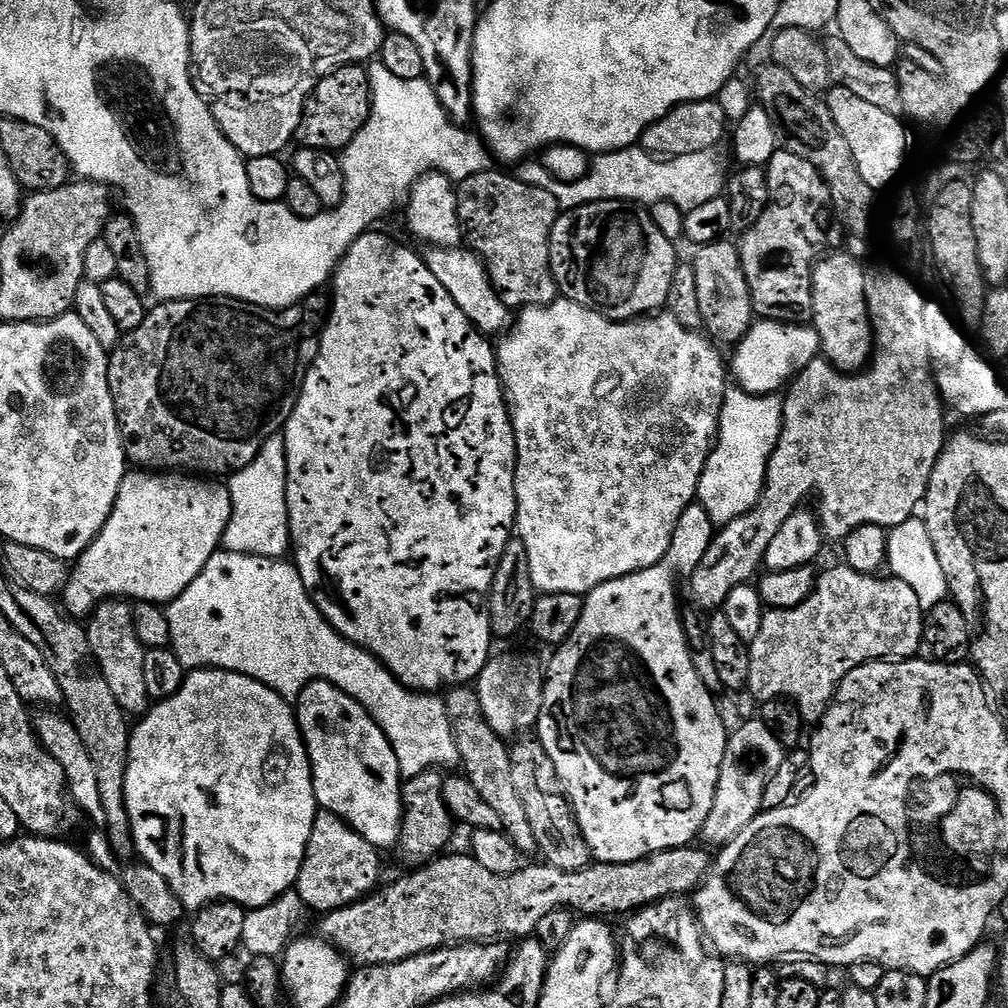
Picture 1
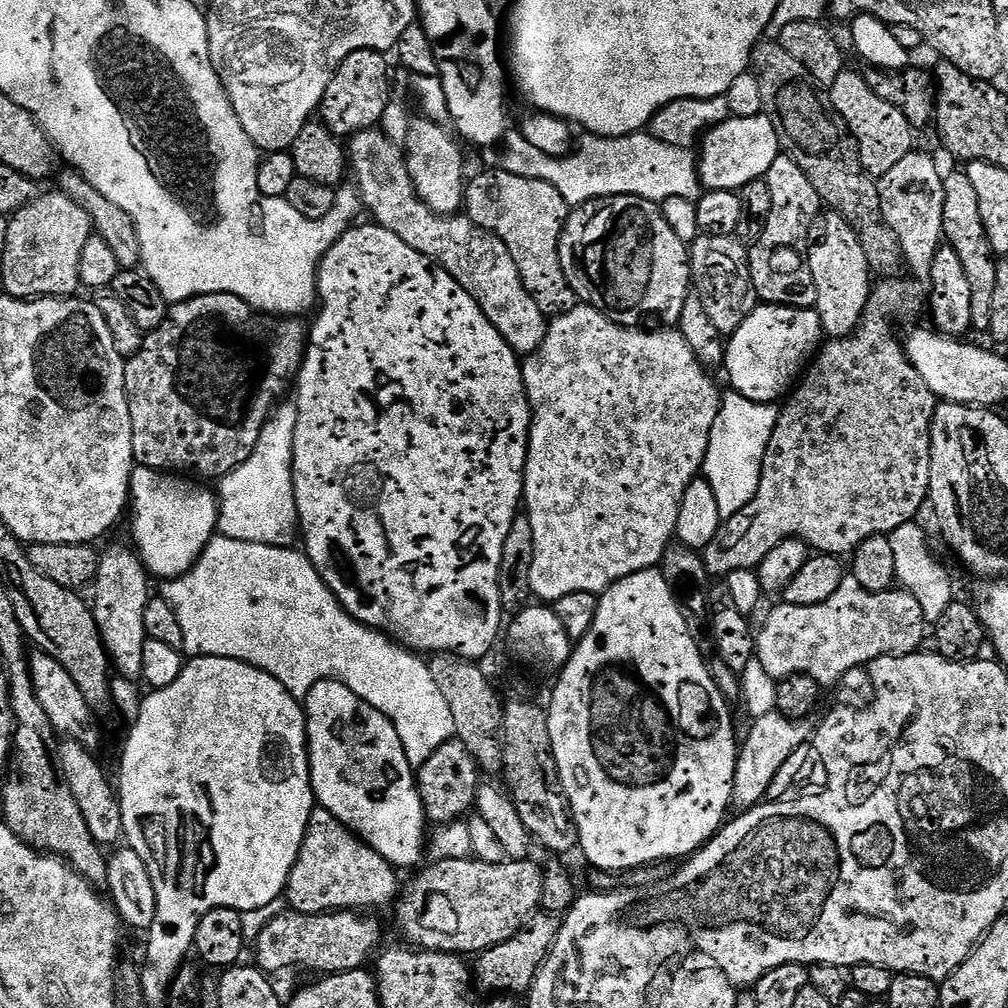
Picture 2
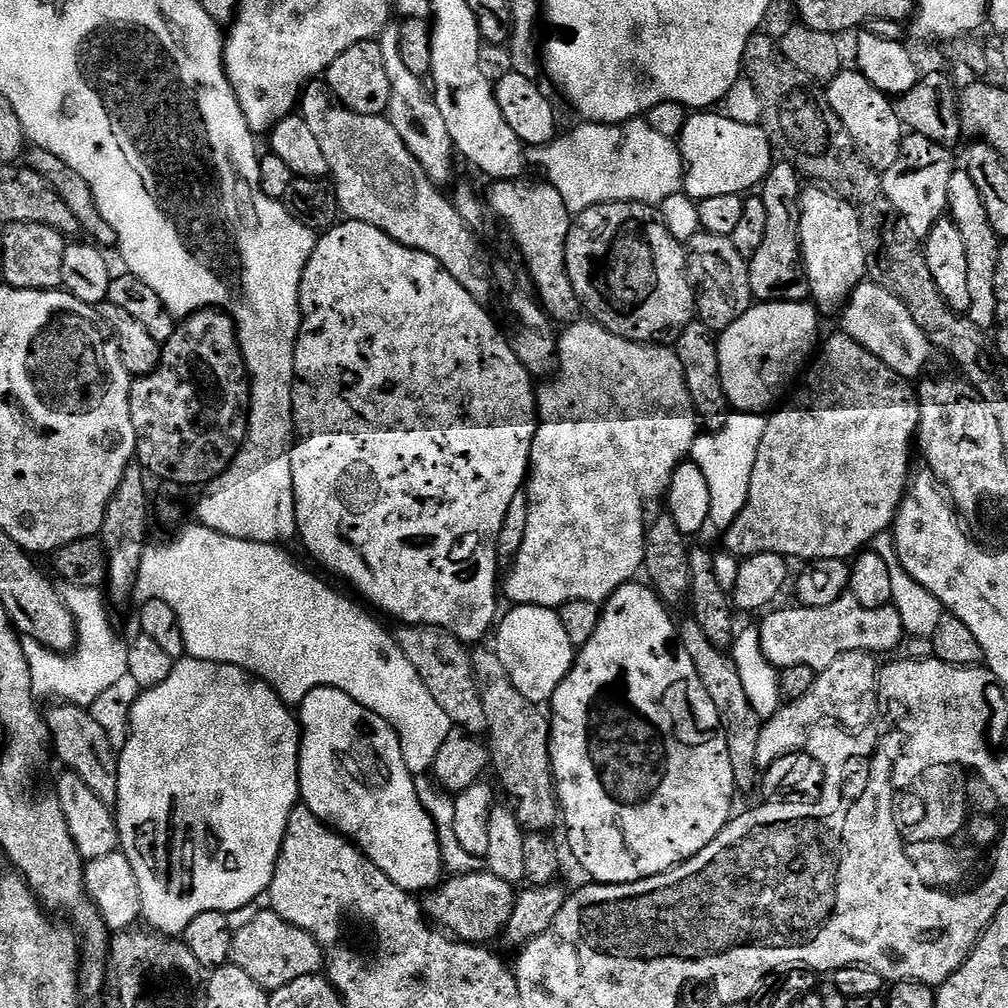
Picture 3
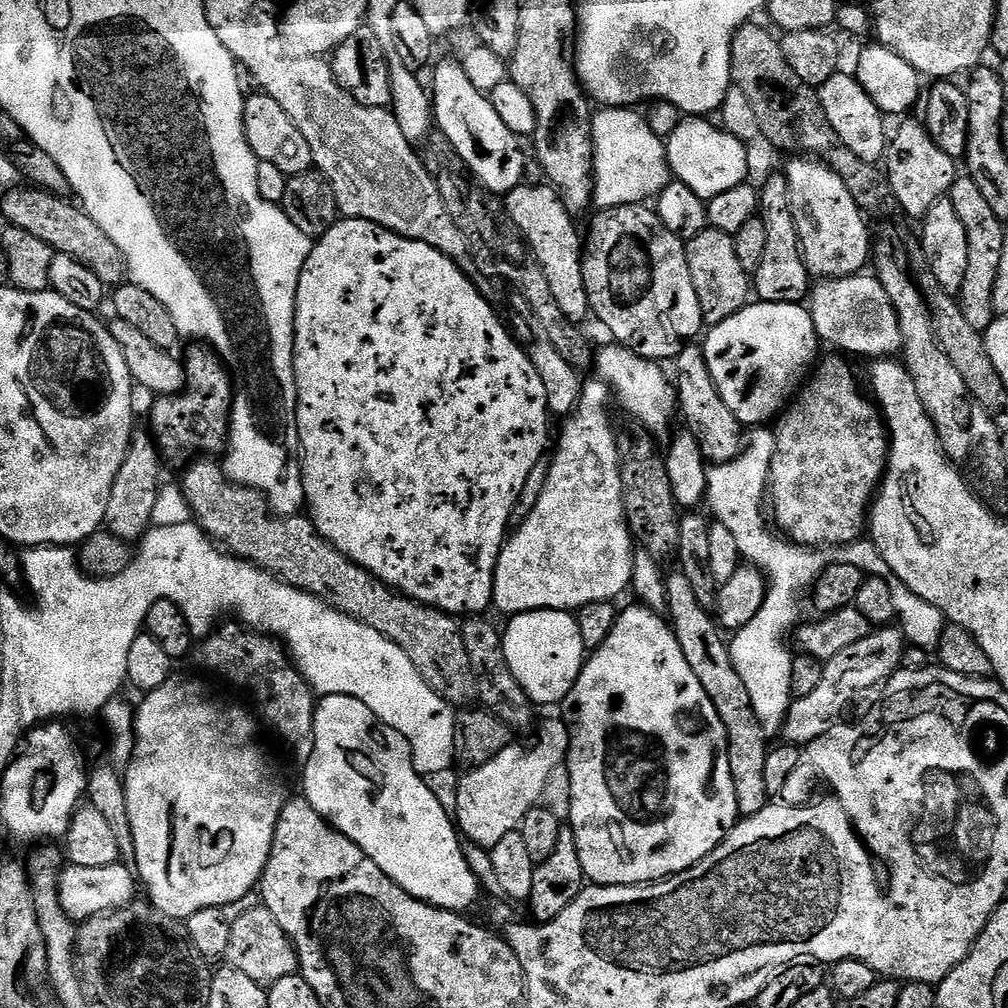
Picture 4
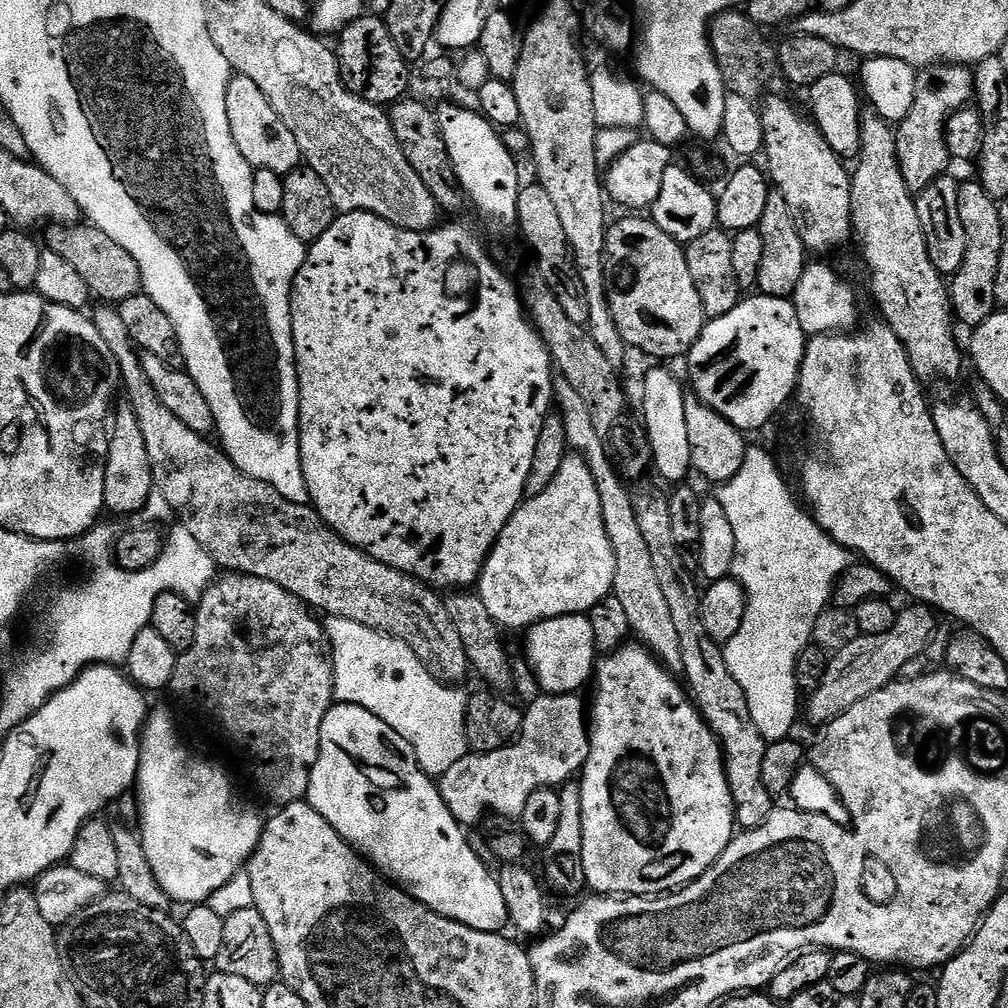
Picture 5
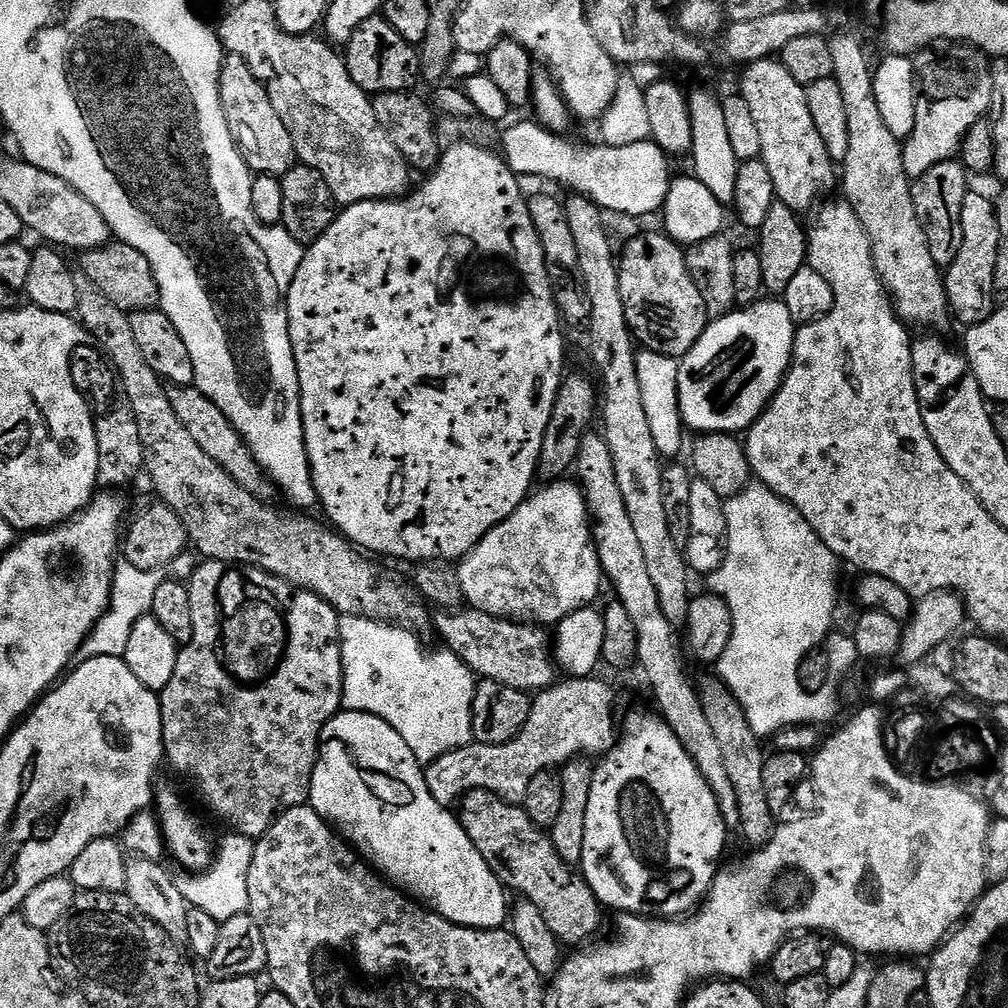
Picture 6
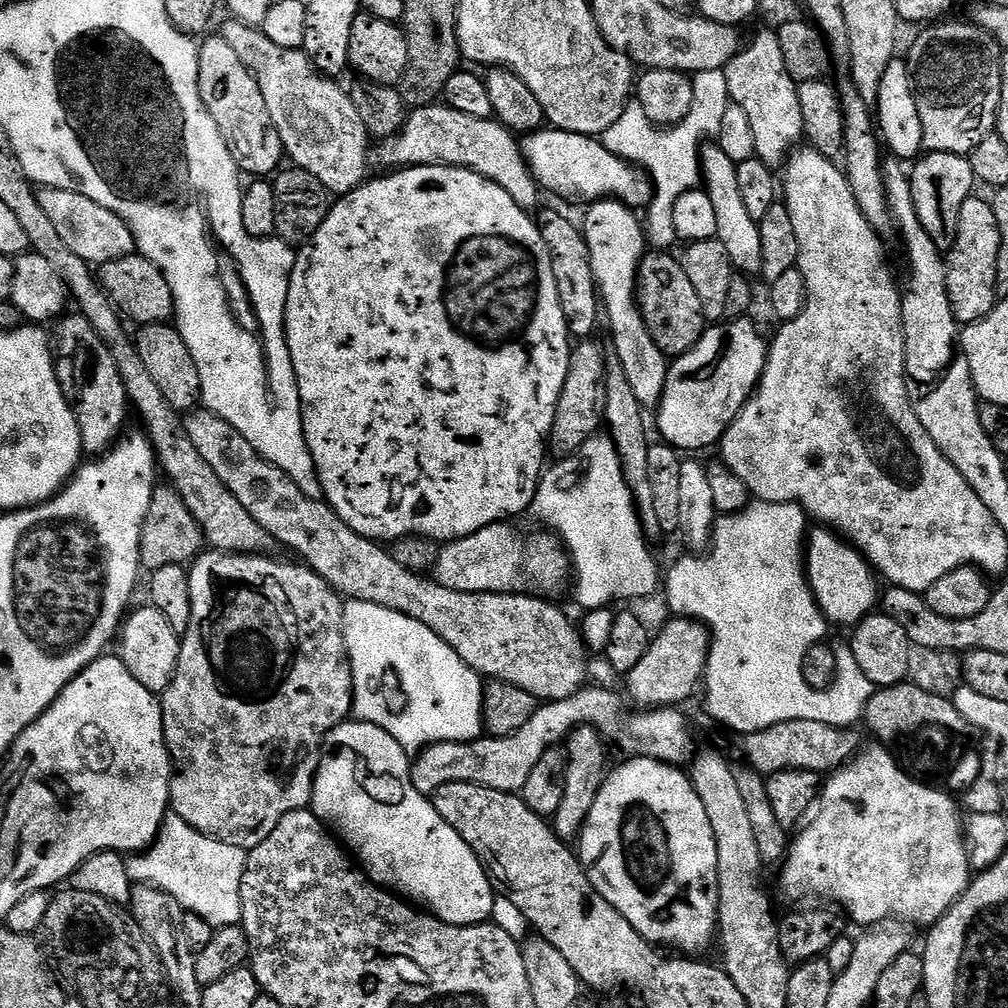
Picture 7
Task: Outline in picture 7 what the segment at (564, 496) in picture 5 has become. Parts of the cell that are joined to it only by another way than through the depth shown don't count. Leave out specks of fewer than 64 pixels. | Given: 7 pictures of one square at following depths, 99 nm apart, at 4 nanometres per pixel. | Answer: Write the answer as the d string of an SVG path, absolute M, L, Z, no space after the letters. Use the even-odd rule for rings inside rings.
M508 522L491 524L466 538L445 543L436 560L436 583L463 592L529 592L556 598L570 584L570 557L561 541L551 535L527 540L512 526Z

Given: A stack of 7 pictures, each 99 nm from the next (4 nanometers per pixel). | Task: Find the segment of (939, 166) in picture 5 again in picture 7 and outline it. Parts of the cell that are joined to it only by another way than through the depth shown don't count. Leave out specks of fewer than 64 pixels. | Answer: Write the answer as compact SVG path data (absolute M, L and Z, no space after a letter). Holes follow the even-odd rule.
M936 22L912 44L916 55L916 68L912 72L912 90L916 94L918 118L922 118L924 152L945 152L968 156L982 142L982 138L996 131L996 115L1002 98L1002 49L989 32L983 32L974 22L948 24Z

